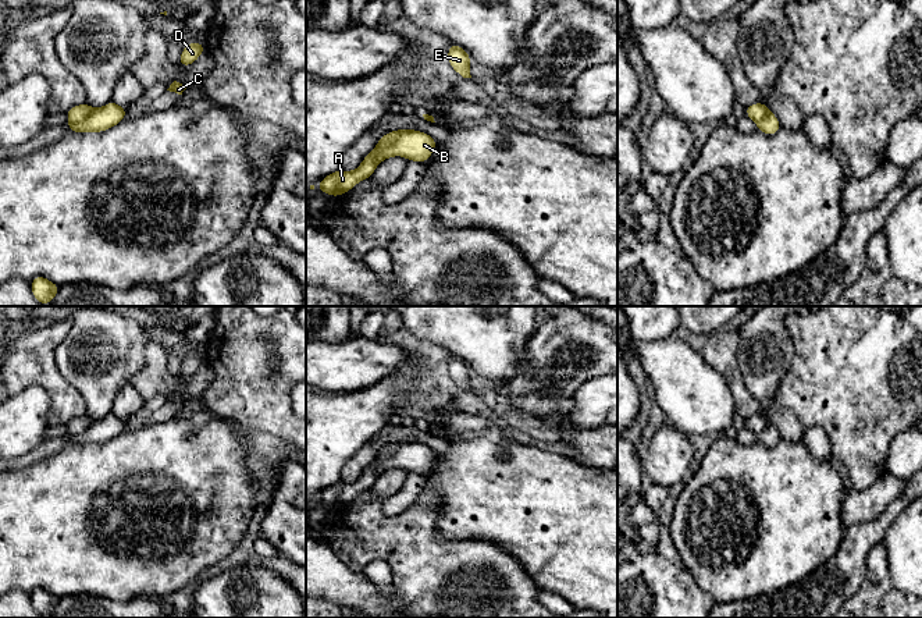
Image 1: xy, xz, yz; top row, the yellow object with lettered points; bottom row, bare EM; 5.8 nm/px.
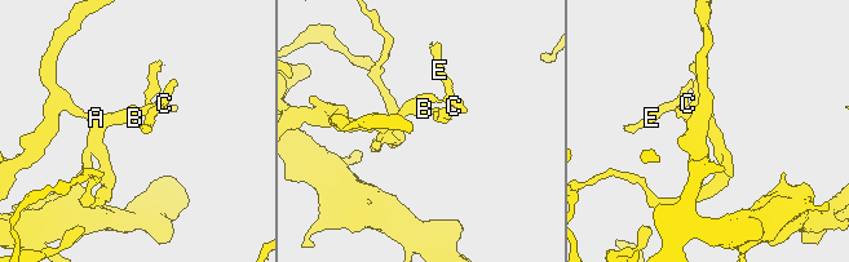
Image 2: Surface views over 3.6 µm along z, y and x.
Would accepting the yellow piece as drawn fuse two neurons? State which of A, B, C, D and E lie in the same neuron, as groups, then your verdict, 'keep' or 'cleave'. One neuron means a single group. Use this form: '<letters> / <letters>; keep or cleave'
A C D E / B; cleave

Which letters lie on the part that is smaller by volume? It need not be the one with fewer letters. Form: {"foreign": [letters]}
{"foreign": ["B"]}

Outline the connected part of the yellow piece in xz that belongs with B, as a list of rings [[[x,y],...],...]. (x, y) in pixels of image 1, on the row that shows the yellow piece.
[[[409,129],[399,135],[389,146],[382,148],[378,143],[375,145],[377,161],[382,161],[392,156],[403,156],[407,160],[426,163],[432,154],[437,146],[437,141],[432,139],[428,134]]]

